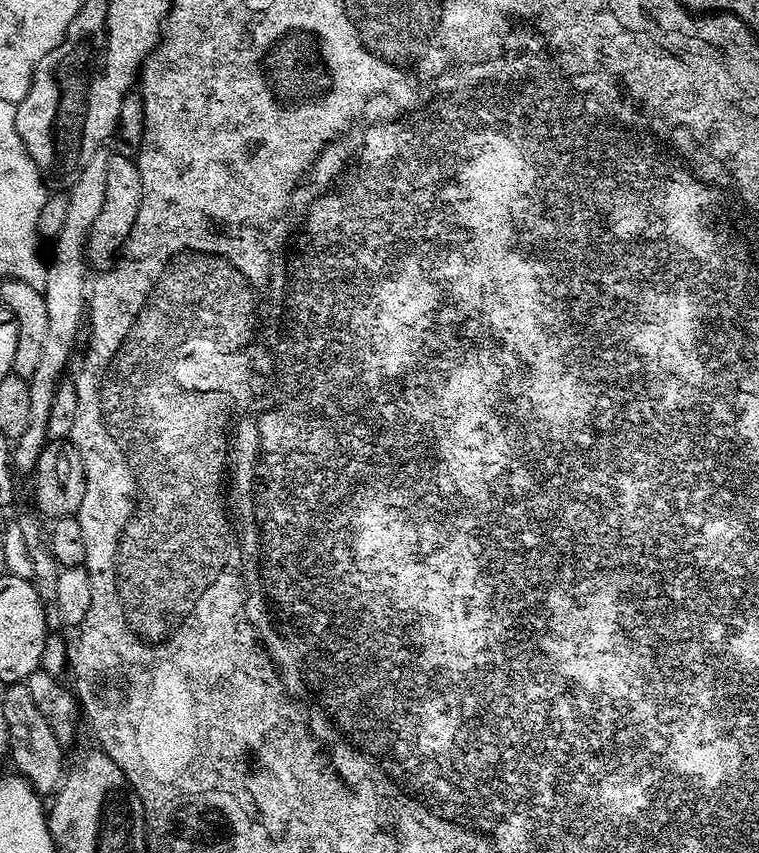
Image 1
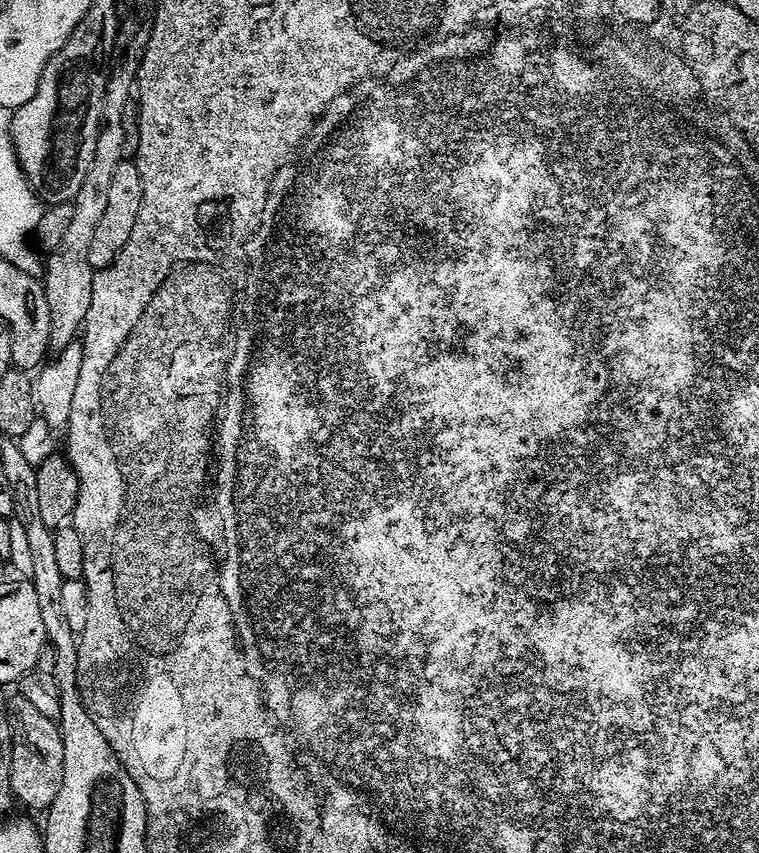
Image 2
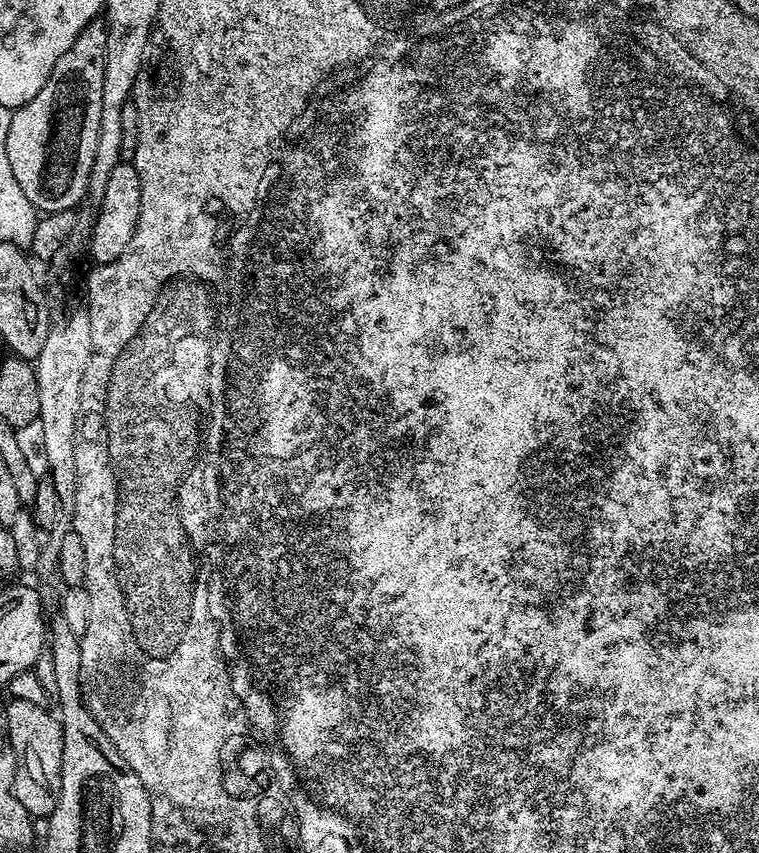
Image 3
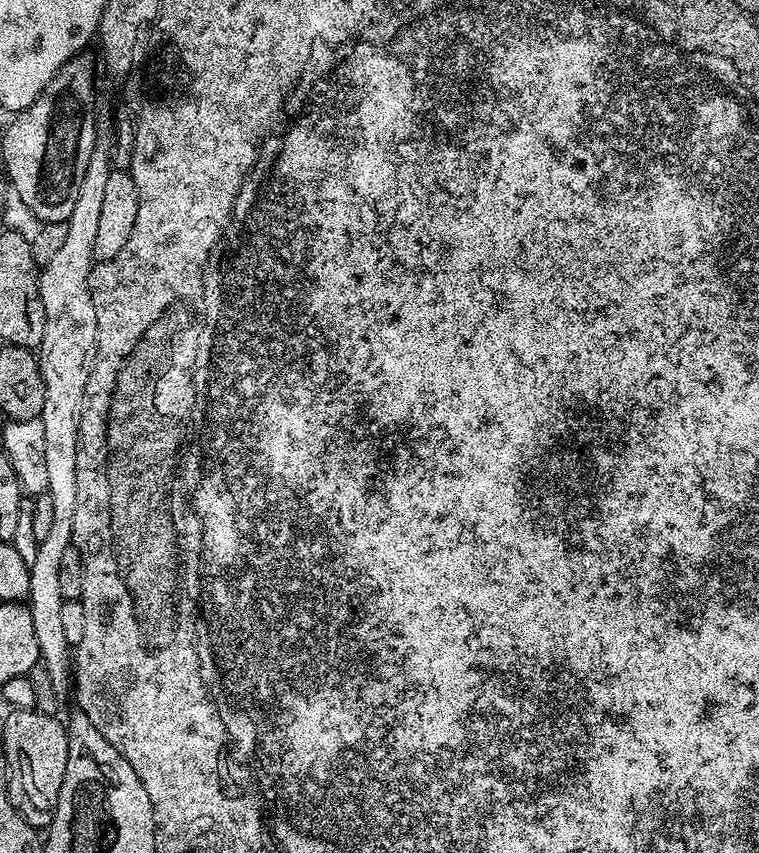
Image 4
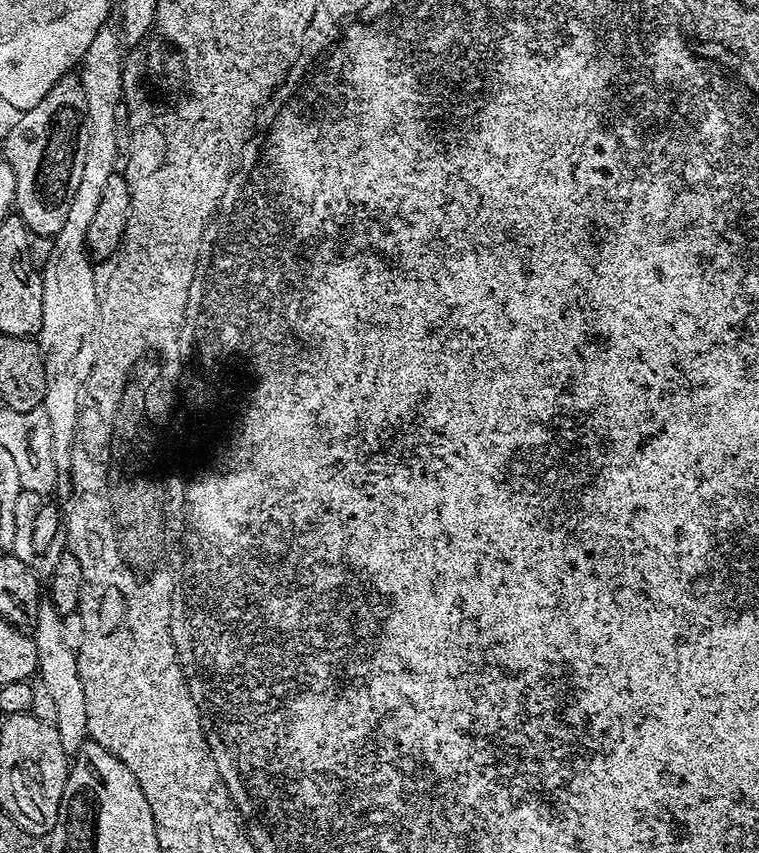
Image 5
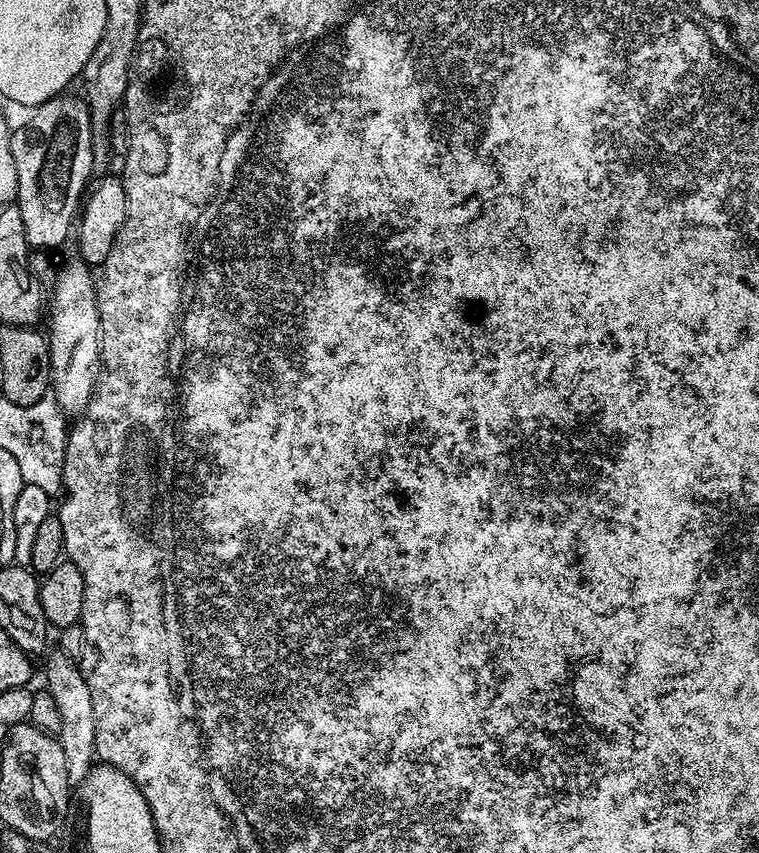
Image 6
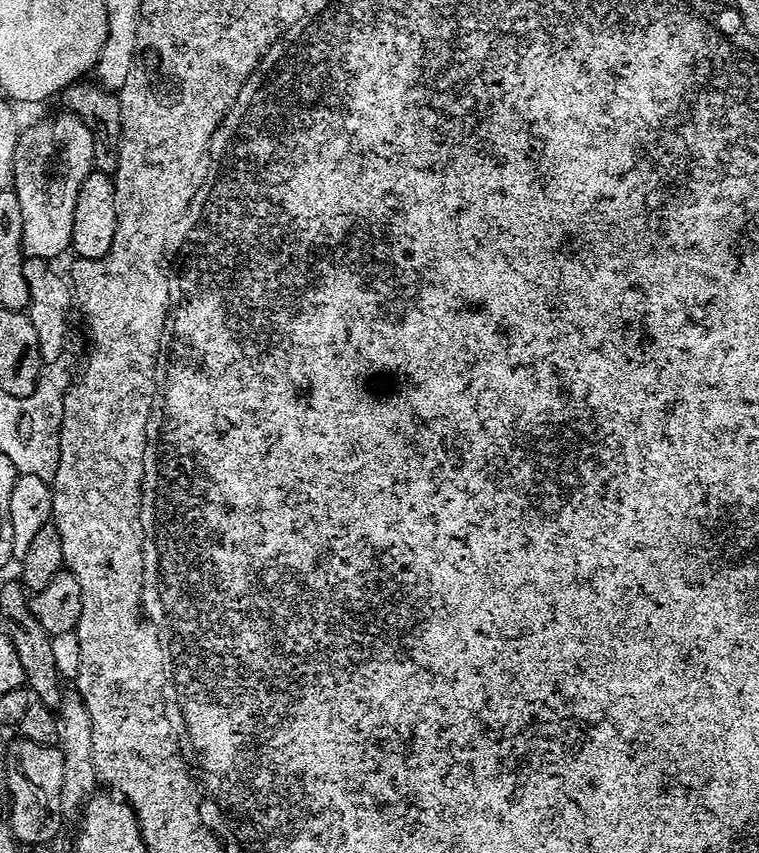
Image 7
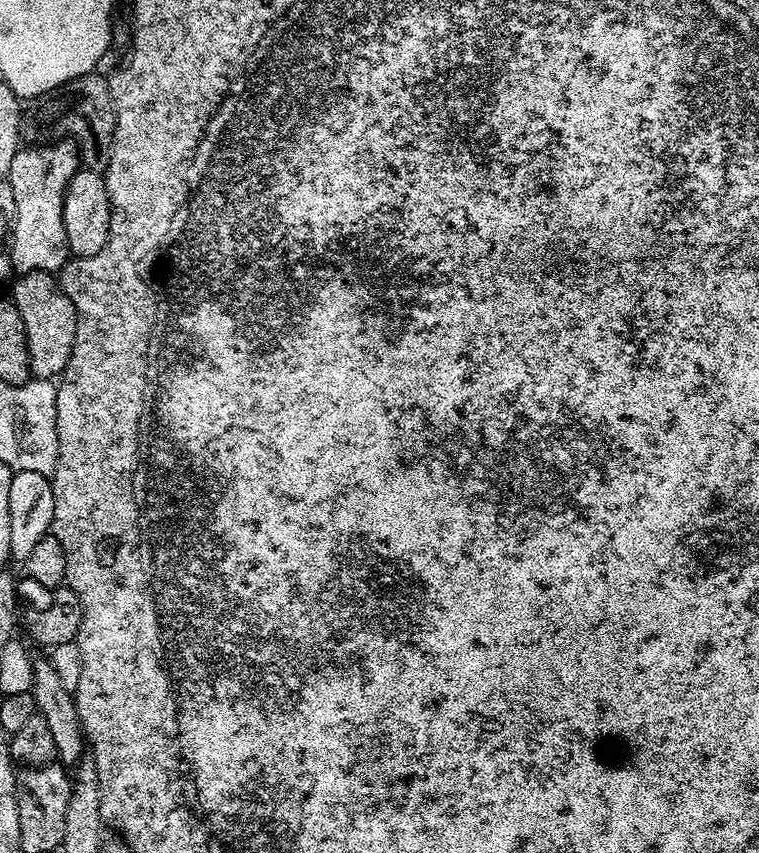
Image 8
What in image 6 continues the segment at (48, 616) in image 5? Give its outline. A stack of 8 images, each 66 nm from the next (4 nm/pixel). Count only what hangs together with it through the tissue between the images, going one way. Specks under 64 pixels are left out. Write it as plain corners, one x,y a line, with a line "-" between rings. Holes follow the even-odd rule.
56,650
47,657
47,660
48,665
44,668
44,680
48,683
45,684
46,691
50,694
50,698
54,698
54,703
58,706
58,714
62,717
62,730
58,739
62,746
62,754
66,754
68,783
75,786
82,782
82,778
86,778
86,774
97,759
94,702
90,702
90,686
86,686
86,678
80,672
77,661
73,657

